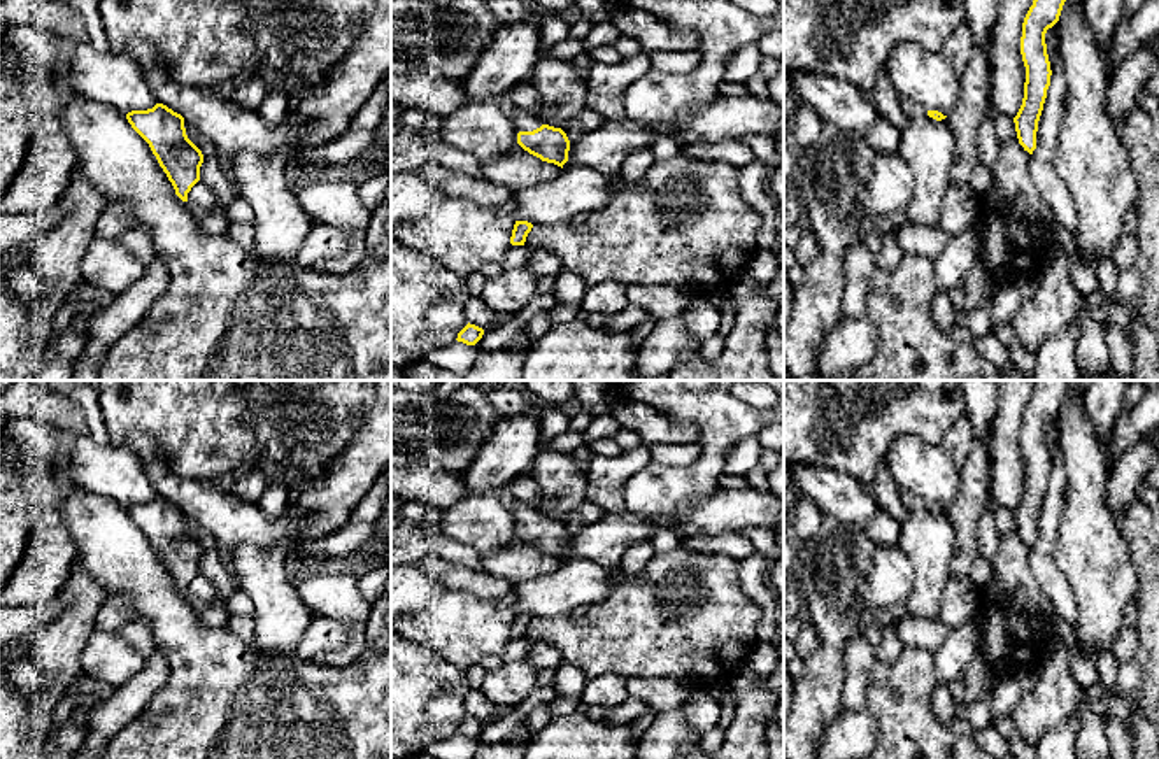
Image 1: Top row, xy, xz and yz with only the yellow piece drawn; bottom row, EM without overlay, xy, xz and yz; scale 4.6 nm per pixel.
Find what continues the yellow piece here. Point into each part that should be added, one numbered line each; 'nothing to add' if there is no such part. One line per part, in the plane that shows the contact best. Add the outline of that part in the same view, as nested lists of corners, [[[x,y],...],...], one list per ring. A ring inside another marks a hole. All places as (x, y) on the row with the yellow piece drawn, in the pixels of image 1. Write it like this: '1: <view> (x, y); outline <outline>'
1: xz (525, 121); outline [[[498,95],[498,96],[491,98],[489,102],[496,103],[505,112],[508,112],[519,131],[533,131],[544,124],[540,119],[537,119],[530,112],[514,105],[508,95]]]

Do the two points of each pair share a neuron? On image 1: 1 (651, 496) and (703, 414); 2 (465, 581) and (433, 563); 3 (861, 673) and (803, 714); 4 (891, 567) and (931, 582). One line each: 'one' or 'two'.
1: one
2: one
3: two
4: two

